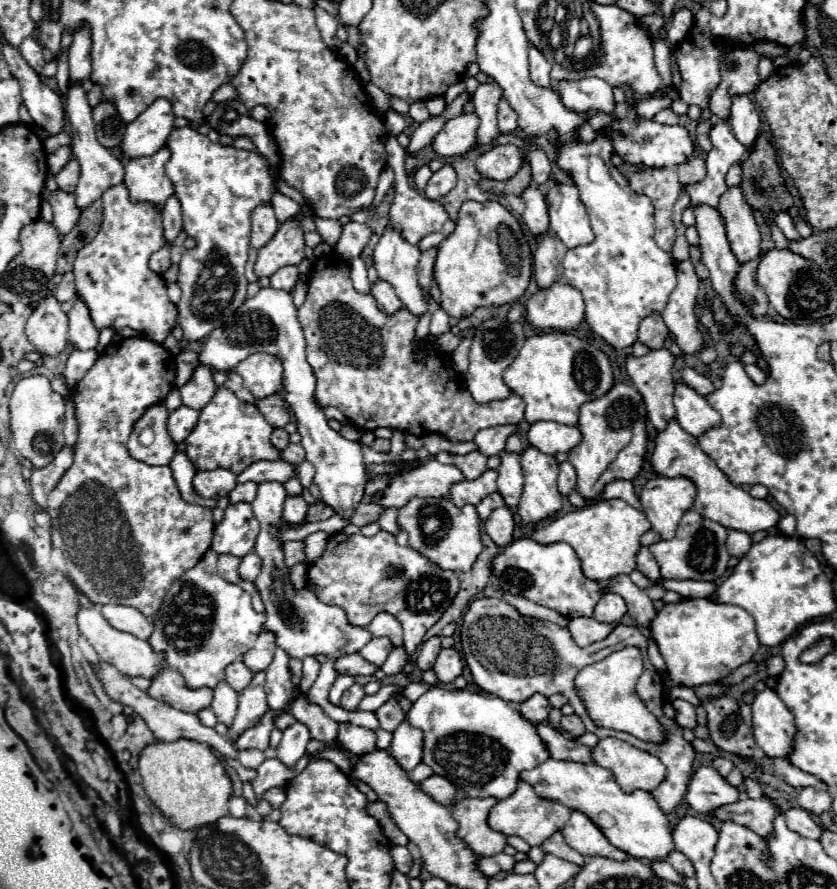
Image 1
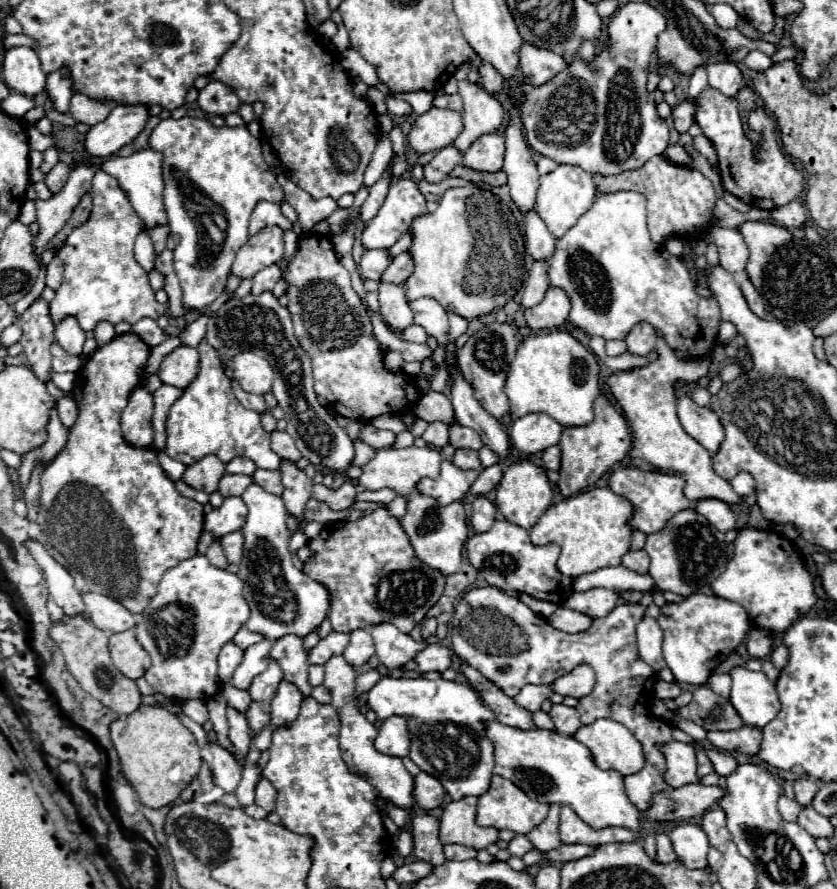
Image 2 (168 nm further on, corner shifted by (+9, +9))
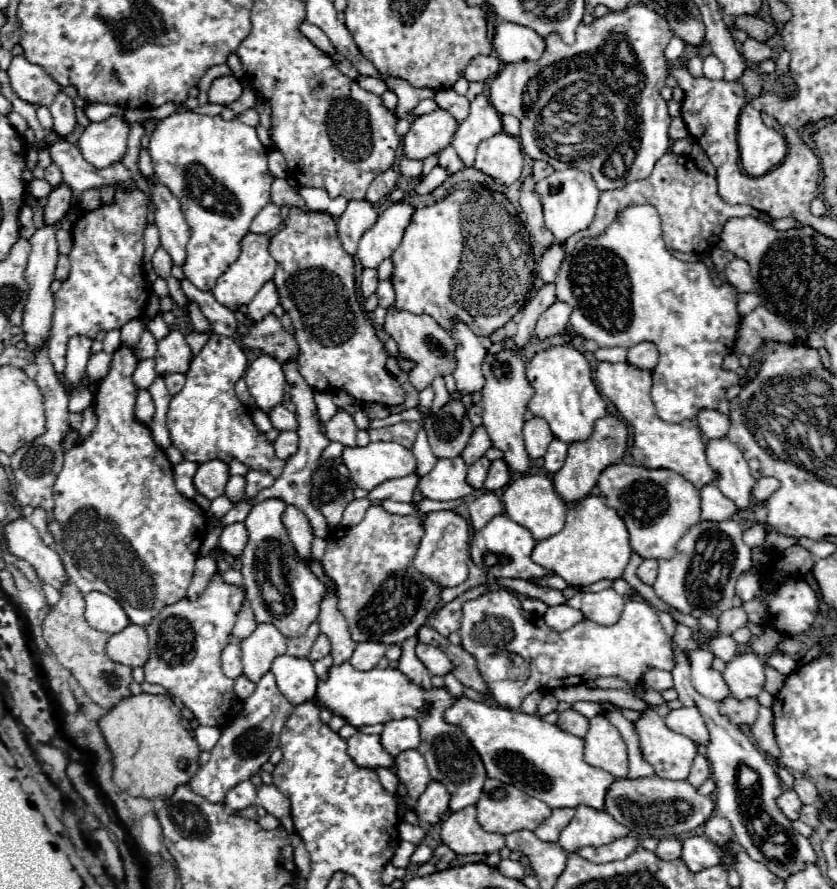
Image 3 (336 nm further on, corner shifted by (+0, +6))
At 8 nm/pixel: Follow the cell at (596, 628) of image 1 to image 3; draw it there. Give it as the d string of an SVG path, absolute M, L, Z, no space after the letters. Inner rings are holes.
M560 604L560 606L548 606L548 610L544 612L542 618L552 630L562 632L562 630L568 630L574 624L578 624L584 616L582 616L580 610L570 608L568 604Z

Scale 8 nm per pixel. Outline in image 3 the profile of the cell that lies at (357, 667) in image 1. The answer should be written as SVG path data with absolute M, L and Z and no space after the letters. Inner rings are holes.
M320 634L320 636L316 638L310 654L308 654L308 660L314 662L314 660L318 660L318 658L324 658L326 654L330 654L330 642L328 642L328 638L326 638L324 634Z

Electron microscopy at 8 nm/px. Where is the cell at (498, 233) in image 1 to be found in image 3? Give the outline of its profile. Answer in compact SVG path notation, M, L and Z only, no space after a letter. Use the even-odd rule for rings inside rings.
M476 186L476 188L464 188L464 190L454 190L450 192L446 198L434 202L432 206L426 206L422 210L416 210L412 214L412 220L404 232L404 238L400 242L400 246L394 250L394 254L390 256L394 270L390 276L390 282L394 284L396 290L396 302L394 308L396 310L406 310L412 314L428 314L432 316L444 330L452 330L452 320L462 320L464 324L470 326L470 330L476 336L490 336L492 332L496 332L498 328L502 328L508 320L514 318L514 314L518 310L524 308L524 304L528 302L528 298L532 296L532 284L534 284L534 276L536 276L536 262L534 262L534 254L532 254L532 246L530 246L530 236L524 228L524 224L518 218L516 208L510 204L508 198L504 198L498 192L490 192L484 186Z

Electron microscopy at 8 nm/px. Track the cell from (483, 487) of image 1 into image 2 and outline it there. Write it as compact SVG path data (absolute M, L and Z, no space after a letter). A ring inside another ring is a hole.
M451 461L441 463L441 473L437 479L425 477L419 481L419 493L435 497L441 505L449 505L453 501L459 501L467 495L471 483L479 477L481 471L461 471L455 469Z

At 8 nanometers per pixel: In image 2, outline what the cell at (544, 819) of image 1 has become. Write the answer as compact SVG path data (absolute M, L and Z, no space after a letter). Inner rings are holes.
M493 775L489 791L479 797L477 823L483 825L483 827L509 829L509 831L513 831L513 833L529 833L531 829L535 829L539 823L545 821L547 811L549 811L549 805L547 805L547 803L533 801L533 799L527 797L513 781L507 781L505 777L499 777L499 775Z

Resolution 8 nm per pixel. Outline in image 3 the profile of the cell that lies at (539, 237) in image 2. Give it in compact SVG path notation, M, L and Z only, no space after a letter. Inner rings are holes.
M552 244L552 248L544 250L544 256L538 264L538 274L544 280L544 284L556 280L556 274L560 270L562 260L564 260L564 250L562 250L560 244Z

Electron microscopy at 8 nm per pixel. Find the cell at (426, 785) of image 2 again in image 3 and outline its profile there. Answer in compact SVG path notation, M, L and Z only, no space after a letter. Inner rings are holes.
M432 780L414 806L418 820L428 824L438 824L448 814L448 802L450 802L448 790L440 782Z

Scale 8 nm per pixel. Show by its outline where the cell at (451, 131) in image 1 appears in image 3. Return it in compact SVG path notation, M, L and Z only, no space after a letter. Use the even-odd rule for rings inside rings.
M440 108L424 116L416 116L408 134L402 138L404 156L412 160L424 160L432 154L438 154L450 144L456 128L458 124L452 114Z

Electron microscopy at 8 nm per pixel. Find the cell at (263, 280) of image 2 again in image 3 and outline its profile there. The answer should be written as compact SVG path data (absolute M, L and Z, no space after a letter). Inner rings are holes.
M270 282L264 284L264 288L254 296L254 300L248 304L248 316L252 320L262 320L266 318L274 308L278 306L278 292L276 286Z

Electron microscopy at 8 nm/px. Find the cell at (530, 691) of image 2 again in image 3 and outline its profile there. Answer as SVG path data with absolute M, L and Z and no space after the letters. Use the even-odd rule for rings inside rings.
M546 694L546 696L542 698L542 702L538 704L538 714L540 714L540 716L546 716L548 712L554 712L556 706L558 706L558 700L556 700L554 696Z

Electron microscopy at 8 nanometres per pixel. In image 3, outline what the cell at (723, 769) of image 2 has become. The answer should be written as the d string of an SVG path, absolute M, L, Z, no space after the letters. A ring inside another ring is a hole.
M684 706L678 710L670 710L670 714L666 716L666 726L688 736L696 744L704 746L708 742L708 730L704 728L704 720L700 720L700 712L696 712L696 708Z

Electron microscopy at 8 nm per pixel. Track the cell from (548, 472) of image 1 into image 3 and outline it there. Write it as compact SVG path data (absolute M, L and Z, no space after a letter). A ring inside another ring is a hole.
M526 474L526 476L520 476L520 478L512 480L506 486L506 490L504 490L502 502L504 502L506 516L512 518L522 528L530 530L530 534L532 534L532 538L536 542L540 542L544 538L550 538L550 536L558 534L560 528L564 528L564 522L566 522L566 504L556 494L556 490L552 486L552 480L548 476Z

